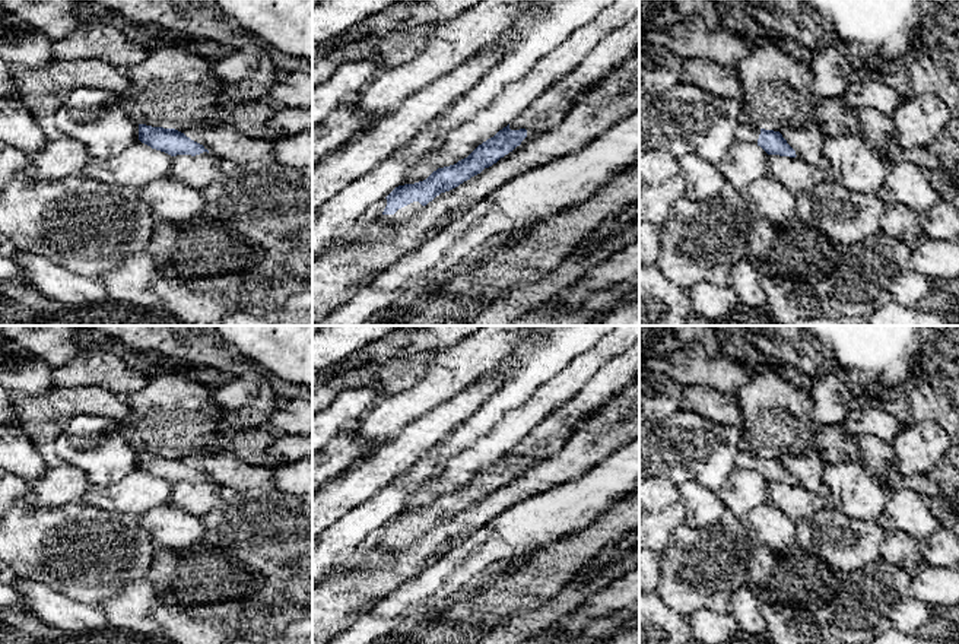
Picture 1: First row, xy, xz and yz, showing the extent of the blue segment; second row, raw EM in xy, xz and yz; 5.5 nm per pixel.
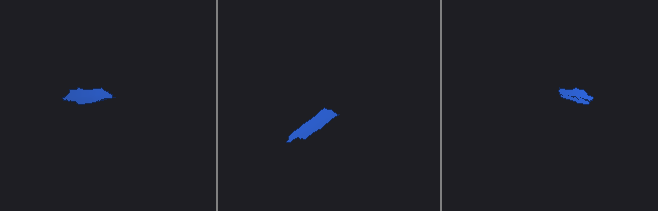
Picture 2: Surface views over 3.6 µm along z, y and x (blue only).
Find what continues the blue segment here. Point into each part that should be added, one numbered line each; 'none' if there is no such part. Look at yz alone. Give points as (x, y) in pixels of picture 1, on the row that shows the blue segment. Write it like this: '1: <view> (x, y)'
1: yz (746, 132)

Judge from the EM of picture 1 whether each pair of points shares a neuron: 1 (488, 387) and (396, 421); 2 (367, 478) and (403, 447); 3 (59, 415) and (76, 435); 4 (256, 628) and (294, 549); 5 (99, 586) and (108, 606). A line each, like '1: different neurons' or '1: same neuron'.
1: different neurons
2: same neuron
3: different neurons
4: different neurons
5: different neurons

